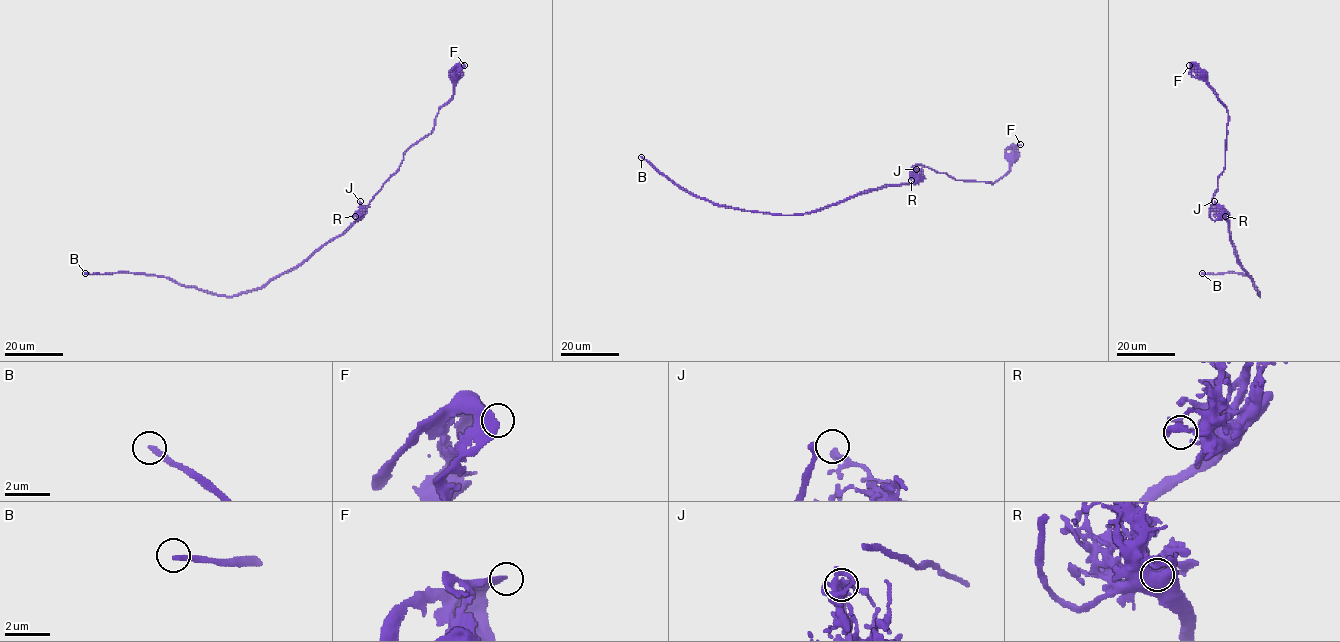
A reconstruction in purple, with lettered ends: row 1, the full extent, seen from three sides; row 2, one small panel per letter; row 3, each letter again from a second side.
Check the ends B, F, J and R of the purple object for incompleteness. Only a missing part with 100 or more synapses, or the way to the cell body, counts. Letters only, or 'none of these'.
none of these

